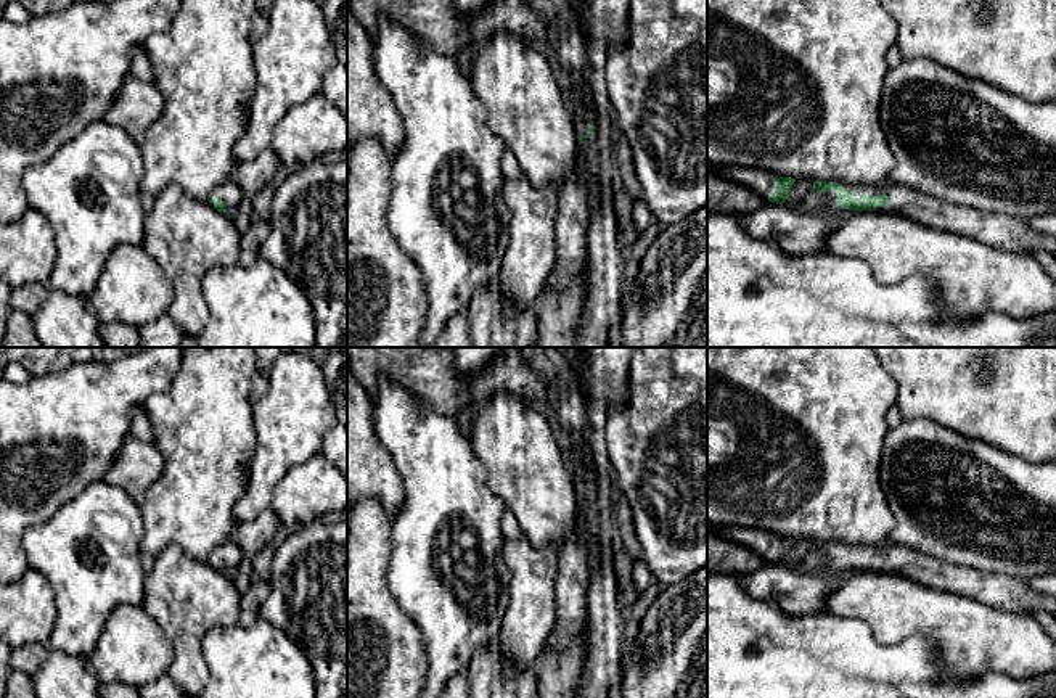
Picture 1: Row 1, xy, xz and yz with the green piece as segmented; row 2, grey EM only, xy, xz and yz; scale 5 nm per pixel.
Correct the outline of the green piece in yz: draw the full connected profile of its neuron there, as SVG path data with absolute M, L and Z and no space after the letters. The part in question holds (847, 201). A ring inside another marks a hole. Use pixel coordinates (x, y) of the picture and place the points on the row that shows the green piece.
M780 177L768 201L799 212L828 216L833 220L858 211L886 211L995 249L1029 256L1033 249L1043 249L1056 254L1056 238L1032 228L1022 219L950 204L894 182L871 187Z

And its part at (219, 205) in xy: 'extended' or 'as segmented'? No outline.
extended

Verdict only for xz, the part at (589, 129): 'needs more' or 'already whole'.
needs more

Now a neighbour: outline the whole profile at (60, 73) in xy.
M182 0L88 2L31 16L21 24L0 21L0 222L18 220L27 211L23 175L29 167L47 162L87 125L104 119L122 82L130 76L130 53L143 50L153 34L167 31L180 3Z

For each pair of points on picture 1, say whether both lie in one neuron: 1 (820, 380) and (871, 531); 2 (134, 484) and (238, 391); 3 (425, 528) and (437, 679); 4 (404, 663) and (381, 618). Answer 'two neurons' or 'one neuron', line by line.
1: one neuron
2: two neurons
3: one neuron
4: one neuron

